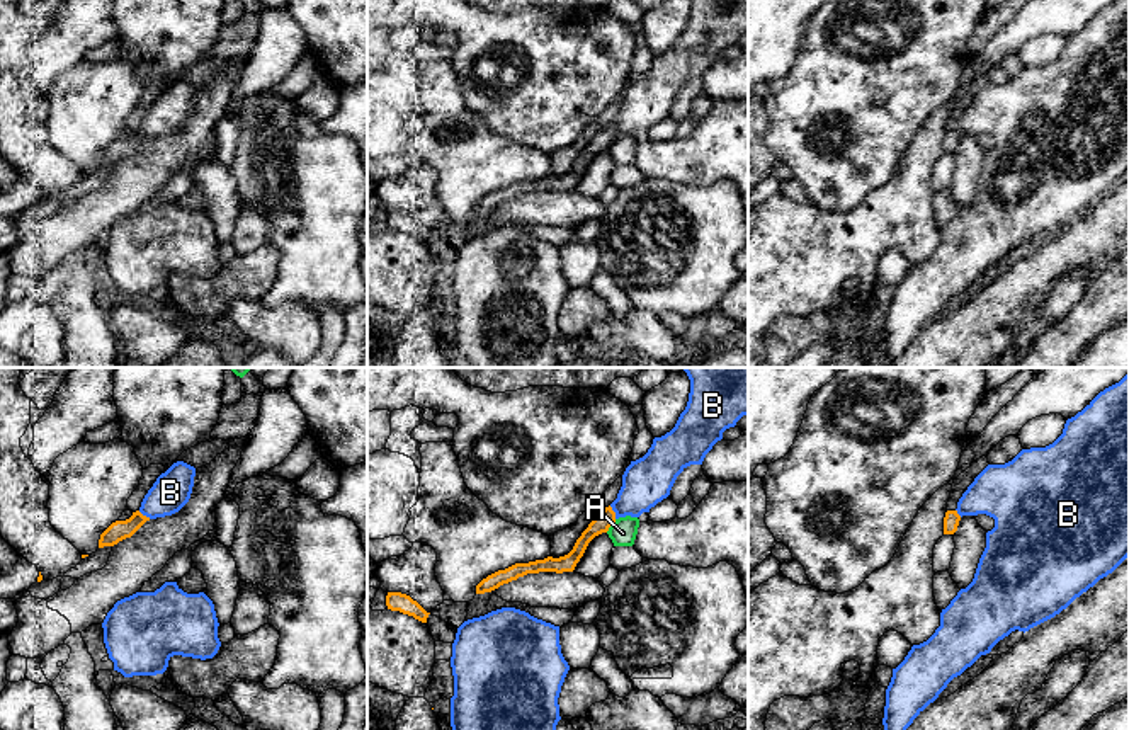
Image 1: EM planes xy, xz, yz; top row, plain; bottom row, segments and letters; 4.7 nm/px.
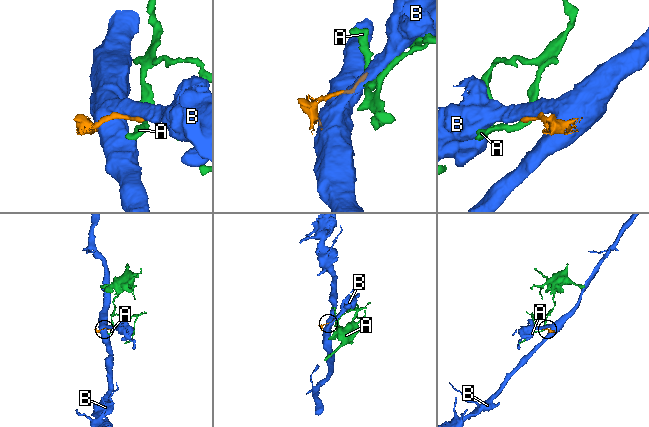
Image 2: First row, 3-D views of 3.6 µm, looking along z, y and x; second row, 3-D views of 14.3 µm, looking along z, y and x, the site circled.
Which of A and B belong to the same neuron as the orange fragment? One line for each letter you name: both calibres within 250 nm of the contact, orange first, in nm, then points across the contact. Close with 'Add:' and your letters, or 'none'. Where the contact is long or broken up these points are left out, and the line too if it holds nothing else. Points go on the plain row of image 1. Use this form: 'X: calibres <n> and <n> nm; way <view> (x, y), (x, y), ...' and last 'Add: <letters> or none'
Add: none

